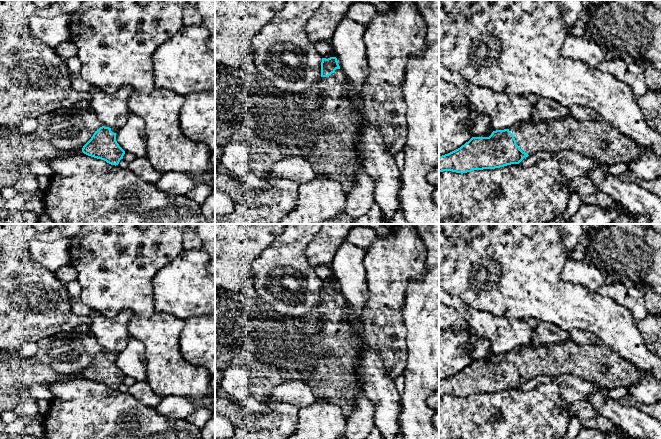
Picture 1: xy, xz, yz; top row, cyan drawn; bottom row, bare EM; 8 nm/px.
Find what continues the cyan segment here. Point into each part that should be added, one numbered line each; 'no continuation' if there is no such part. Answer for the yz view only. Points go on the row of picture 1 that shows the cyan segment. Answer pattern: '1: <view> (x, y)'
1: yz (598, 140)

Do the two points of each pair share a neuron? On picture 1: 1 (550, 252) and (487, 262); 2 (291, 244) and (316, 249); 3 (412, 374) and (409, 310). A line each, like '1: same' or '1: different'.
1: same
2: different
3: same

